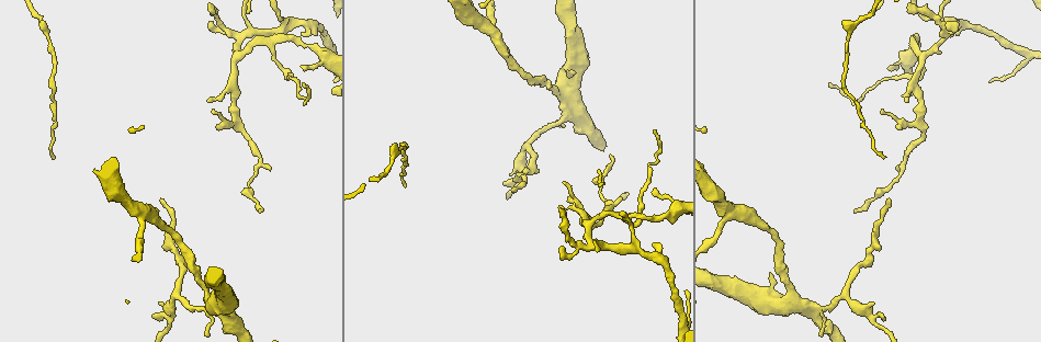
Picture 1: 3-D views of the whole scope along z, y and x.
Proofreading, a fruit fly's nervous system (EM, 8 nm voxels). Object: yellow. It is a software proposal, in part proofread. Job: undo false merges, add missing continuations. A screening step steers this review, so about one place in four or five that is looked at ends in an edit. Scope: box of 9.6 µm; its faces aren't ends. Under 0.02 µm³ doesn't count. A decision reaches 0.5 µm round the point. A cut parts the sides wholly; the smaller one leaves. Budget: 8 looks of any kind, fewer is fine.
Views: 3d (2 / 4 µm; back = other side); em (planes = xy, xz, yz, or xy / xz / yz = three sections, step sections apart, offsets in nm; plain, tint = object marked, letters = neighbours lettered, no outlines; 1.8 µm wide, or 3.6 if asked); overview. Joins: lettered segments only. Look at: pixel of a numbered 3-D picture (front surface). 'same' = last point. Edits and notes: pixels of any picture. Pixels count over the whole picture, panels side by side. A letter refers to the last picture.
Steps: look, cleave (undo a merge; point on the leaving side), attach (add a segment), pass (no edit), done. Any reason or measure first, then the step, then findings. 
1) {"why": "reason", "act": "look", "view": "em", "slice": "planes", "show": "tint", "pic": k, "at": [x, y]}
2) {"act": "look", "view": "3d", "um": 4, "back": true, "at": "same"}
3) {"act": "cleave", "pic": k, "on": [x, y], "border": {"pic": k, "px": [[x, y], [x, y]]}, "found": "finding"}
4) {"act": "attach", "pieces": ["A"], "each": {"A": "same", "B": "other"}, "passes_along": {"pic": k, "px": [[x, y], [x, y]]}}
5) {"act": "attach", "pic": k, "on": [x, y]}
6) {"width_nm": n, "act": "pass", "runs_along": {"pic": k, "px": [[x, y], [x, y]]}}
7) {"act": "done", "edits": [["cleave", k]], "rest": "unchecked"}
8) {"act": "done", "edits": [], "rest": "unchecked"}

{"why": "abrupt turn", "act": "look", "view": "3d", "um": 2, "pic": 1, "at": [241, 38]}

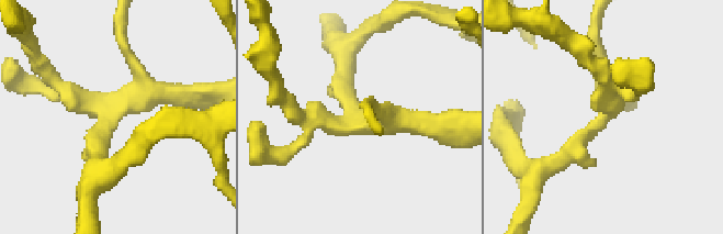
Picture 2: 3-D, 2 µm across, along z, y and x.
{"why": "shape alone is not enough", "act": "look", "view": "em", "slice": "planes", "show": "tint", "pic": 2, "at": [602, 122]}

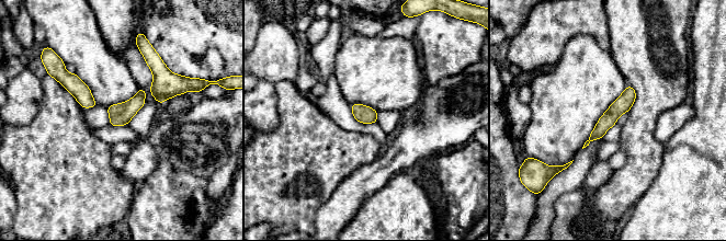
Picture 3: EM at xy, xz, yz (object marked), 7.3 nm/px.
{"why": "see the neighbours", "act": "look", "view": "em", "slice": "planes", "show": "letters", "at": "same"}

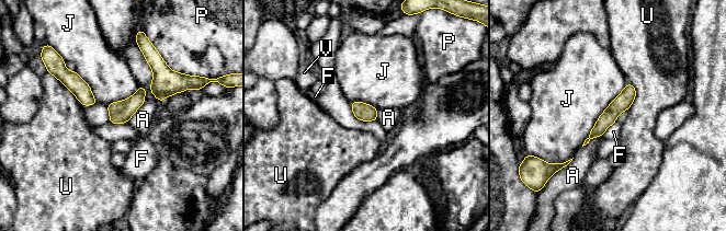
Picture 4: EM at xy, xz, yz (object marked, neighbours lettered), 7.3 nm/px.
{"width_nm": 120, "act": "pass", "each": {"A": "other", "F": "other", "J": "other", "P": "other", "U": "other", "V": "other"}, "runs_along": {"pic": 4, "px": [[628, 87], [626, 97], [592, 134]]}, "found": "one neuron here"}

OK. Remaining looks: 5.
{"why": "end of a long branch", "act": "look", "view": "3d", "um": 2, "pic": 1, "at": [160, 201]}

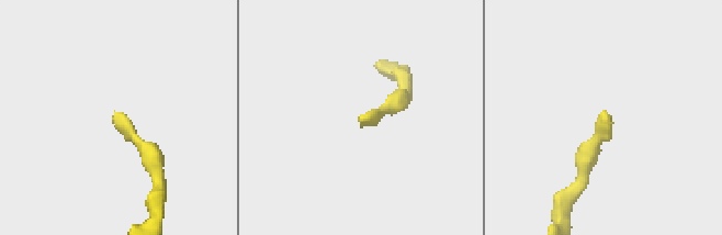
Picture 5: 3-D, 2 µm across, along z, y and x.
{"why": "now the EM", "act": "look", "view": "em", "slice": "planes", "show": "letters", "pic": 5, "at": [602, 111]}

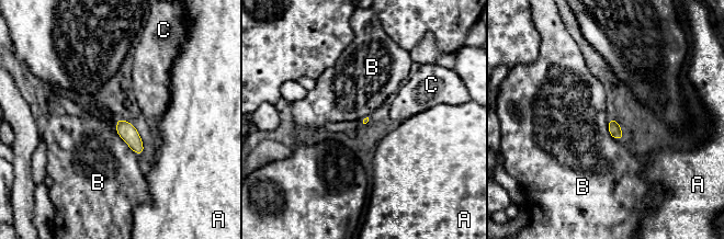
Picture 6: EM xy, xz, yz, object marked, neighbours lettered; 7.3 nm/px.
{"act": "pass", "each": {"A": "other", "B": "other", "C": "other"}, "border": {"pic": 6, "px": [[115, 128], [120, 137], [138, 155]]}, "found": "no lettered segment goes on from it"}

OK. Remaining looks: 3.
{"why": "free end", "act": "look", "view": "em", "slice": "planes", "show": "letters", "pic": 1, "at": [53, 157]}

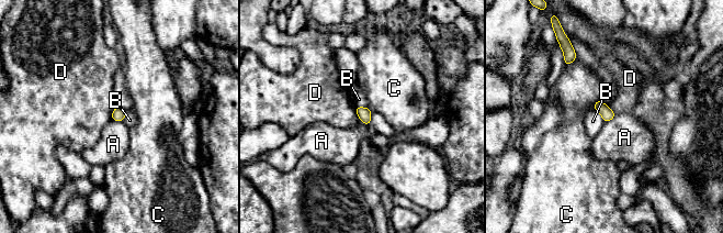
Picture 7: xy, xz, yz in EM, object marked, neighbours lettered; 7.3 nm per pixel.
{"act": "pass", "each": {"A": "other", "B": "other", "C": "other", "D": "other"}, "border": {"pic": 7, "px": [[354, 108], [361, 122]]}, "found": "none of them fits"}

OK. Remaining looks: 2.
{"act": "done", "edits": [], "rest": "unchecked"}

